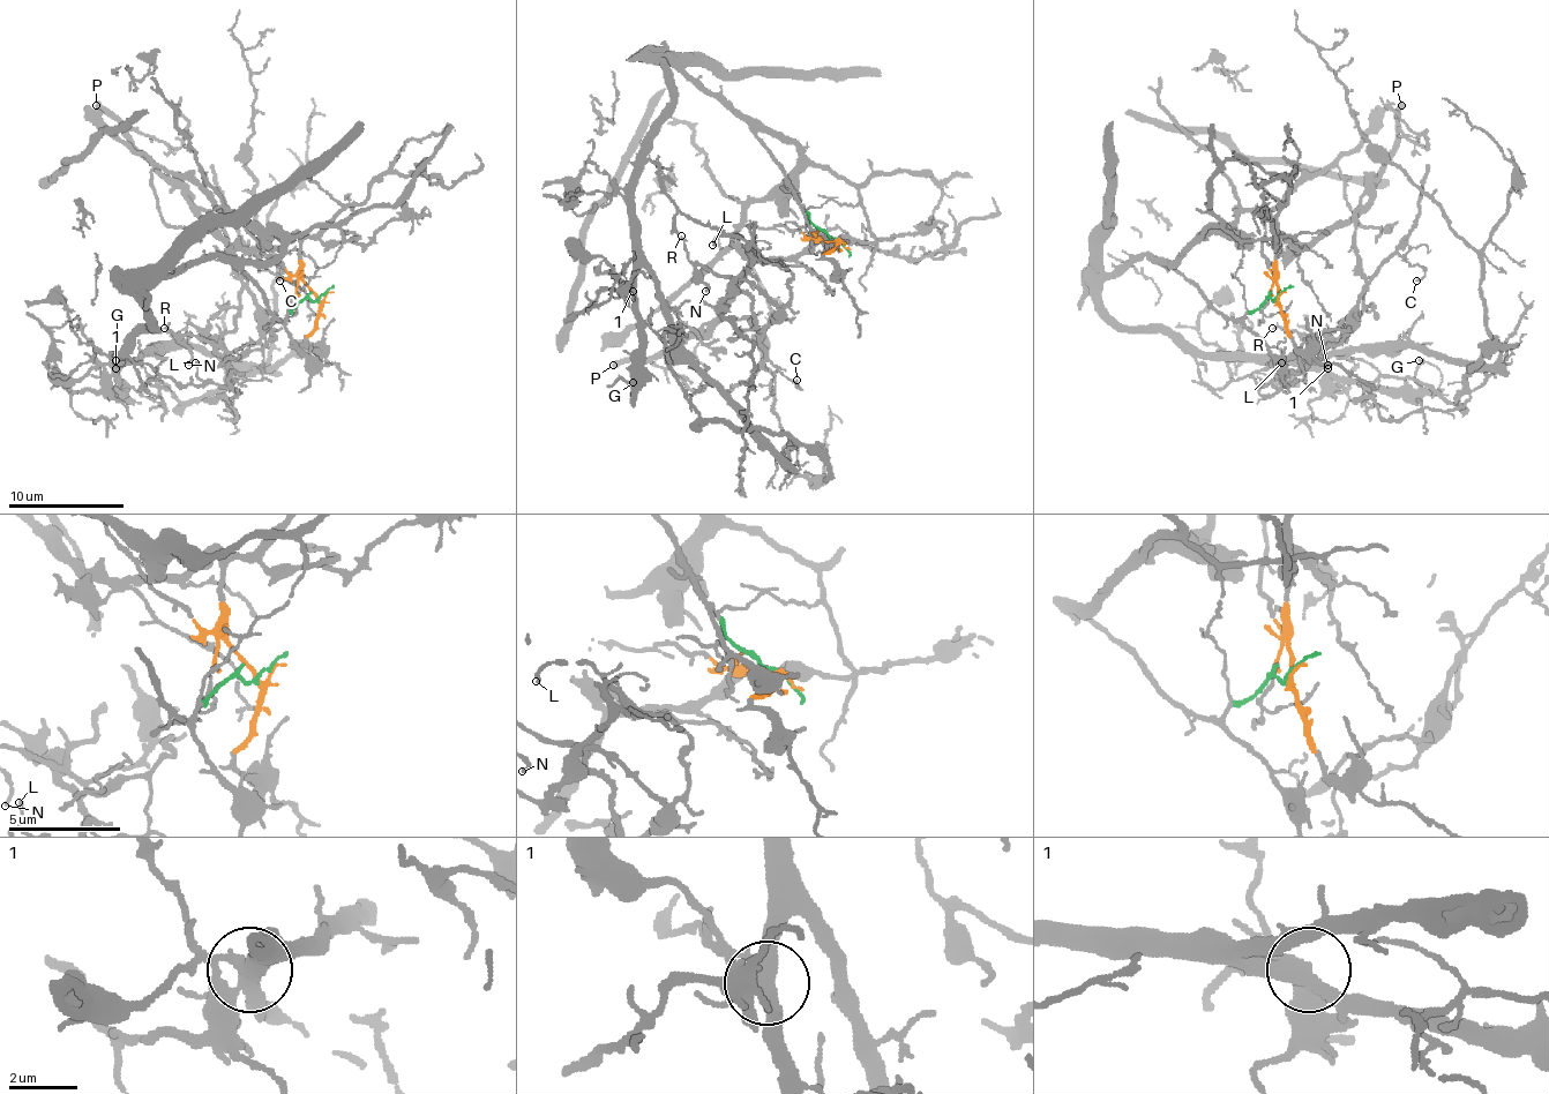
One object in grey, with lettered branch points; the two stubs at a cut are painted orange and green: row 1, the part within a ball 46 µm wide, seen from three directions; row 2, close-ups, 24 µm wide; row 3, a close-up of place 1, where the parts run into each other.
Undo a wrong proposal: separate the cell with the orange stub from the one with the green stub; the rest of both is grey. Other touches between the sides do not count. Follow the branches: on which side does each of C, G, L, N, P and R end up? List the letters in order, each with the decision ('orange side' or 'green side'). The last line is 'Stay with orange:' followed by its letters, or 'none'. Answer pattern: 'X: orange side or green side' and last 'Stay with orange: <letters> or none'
C: orange side
G: green side
L: orange side
N: orange side
P: orange side
R: orange side
Stay with orange: C, L, N, P, R

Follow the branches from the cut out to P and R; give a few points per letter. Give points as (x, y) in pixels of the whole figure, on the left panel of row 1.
P: (317, 299), (300, 270), (300, 240), (289, 238), (277, 246), (234, 246), (133, 142), (116, 119), (95, 105)
R: (317, 299), (300, 270), (298, 238), (234, 246), (211, 217), (242, 284), (237, 324), (214, 342), (164, 328)

